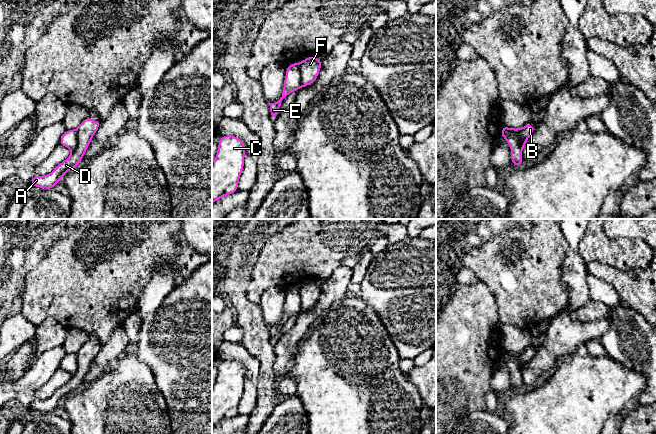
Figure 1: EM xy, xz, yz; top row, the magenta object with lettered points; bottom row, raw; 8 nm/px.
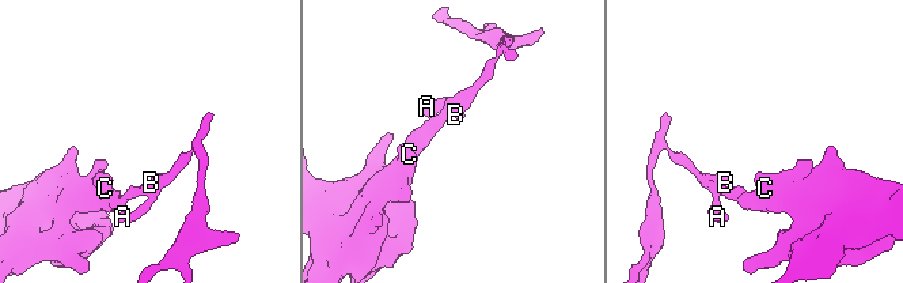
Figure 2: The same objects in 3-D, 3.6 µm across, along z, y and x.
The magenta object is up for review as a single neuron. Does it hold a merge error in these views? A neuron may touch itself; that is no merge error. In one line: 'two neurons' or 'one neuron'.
two neurons

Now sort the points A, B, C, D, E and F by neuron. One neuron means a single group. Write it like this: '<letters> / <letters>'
A B D F / C E

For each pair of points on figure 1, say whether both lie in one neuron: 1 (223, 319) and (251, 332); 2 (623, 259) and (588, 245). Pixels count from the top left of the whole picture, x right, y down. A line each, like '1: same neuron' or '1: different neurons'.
1: different neurons
2: same neuron

